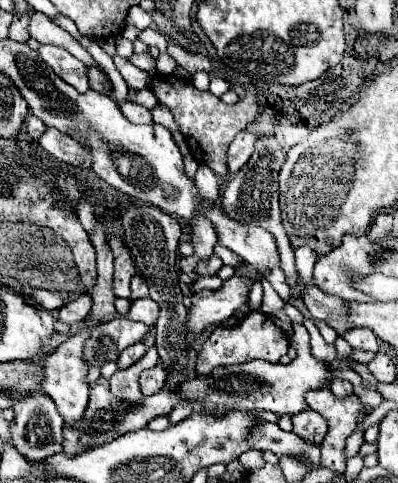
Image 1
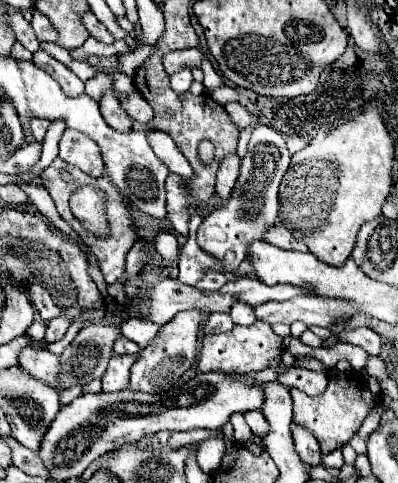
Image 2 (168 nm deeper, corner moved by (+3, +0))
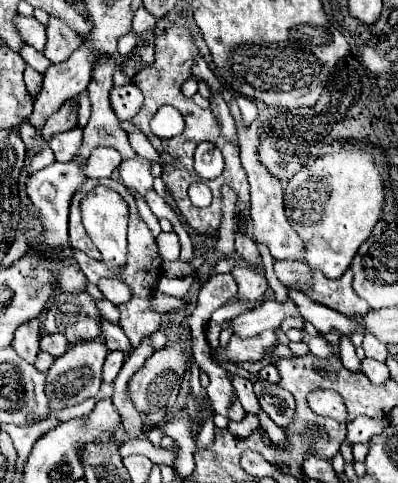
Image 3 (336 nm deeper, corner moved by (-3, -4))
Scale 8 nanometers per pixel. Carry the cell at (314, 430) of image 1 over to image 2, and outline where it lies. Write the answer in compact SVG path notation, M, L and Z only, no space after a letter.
M292 423L292 439L294 439L294 449L296 449L298 457L306 465L320 465L322 463L322 453L318 447L318 441L308 429Z

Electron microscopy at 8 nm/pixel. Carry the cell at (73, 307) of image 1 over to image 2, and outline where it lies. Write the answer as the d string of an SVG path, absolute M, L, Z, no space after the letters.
M56 317L54 321L50 321L48 327L46 327L46 337L44 337L44 341L46 341L46 343L56 343L56 341L60 341L60 339L64 337L68 325L70 325L68 317Z

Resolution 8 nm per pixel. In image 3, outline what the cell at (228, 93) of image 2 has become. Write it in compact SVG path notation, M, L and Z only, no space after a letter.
M238 95L238 97L236 97L236 103L238 103L240 111L242 111L242 119L244 119L244 123L250 125L250 123L256 119L256 113L258 113L254 101L252 101L252 99L246 99L246 97L242 97L242 95Z

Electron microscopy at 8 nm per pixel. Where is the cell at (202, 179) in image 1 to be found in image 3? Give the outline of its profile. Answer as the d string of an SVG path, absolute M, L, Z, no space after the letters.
M161 273L157 284L157 290L170 296L182 298L188 292L188 288L193 281L194 277L192 276L184 279L171 279Z

